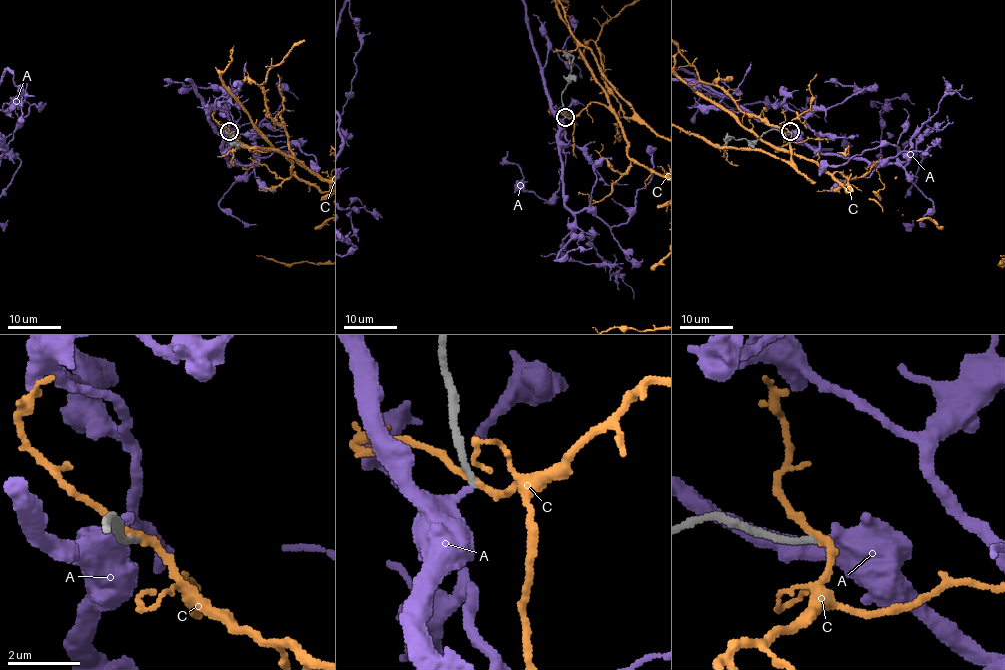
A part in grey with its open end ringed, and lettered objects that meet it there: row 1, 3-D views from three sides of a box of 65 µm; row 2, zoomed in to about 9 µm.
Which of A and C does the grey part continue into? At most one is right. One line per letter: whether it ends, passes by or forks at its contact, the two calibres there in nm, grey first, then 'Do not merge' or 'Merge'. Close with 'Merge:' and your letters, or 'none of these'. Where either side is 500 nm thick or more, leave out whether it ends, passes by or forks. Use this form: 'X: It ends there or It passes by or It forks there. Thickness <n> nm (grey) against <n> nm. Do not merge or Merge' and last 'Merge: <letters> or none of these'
A: It ends there. Thickness 170 nm (grey) against 340 nm. Do not merge
C: It passes by. Thickness 180 nm (grey) against 190 nm. Do not merge
Merge: none of these

